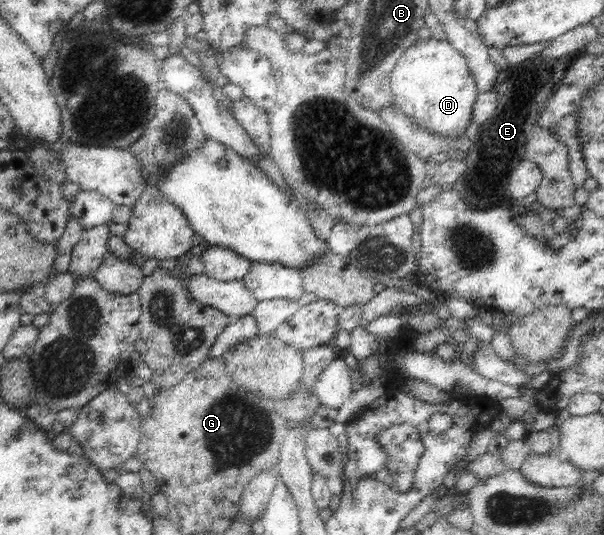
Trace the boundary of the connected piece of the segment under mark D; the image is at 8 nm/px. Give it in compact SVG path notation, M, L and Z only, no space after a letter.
M418 40L398 60L391 74L393 104L418 126L444 137L461 137L470 124L478 97L476 81L464 56L448 41Z

